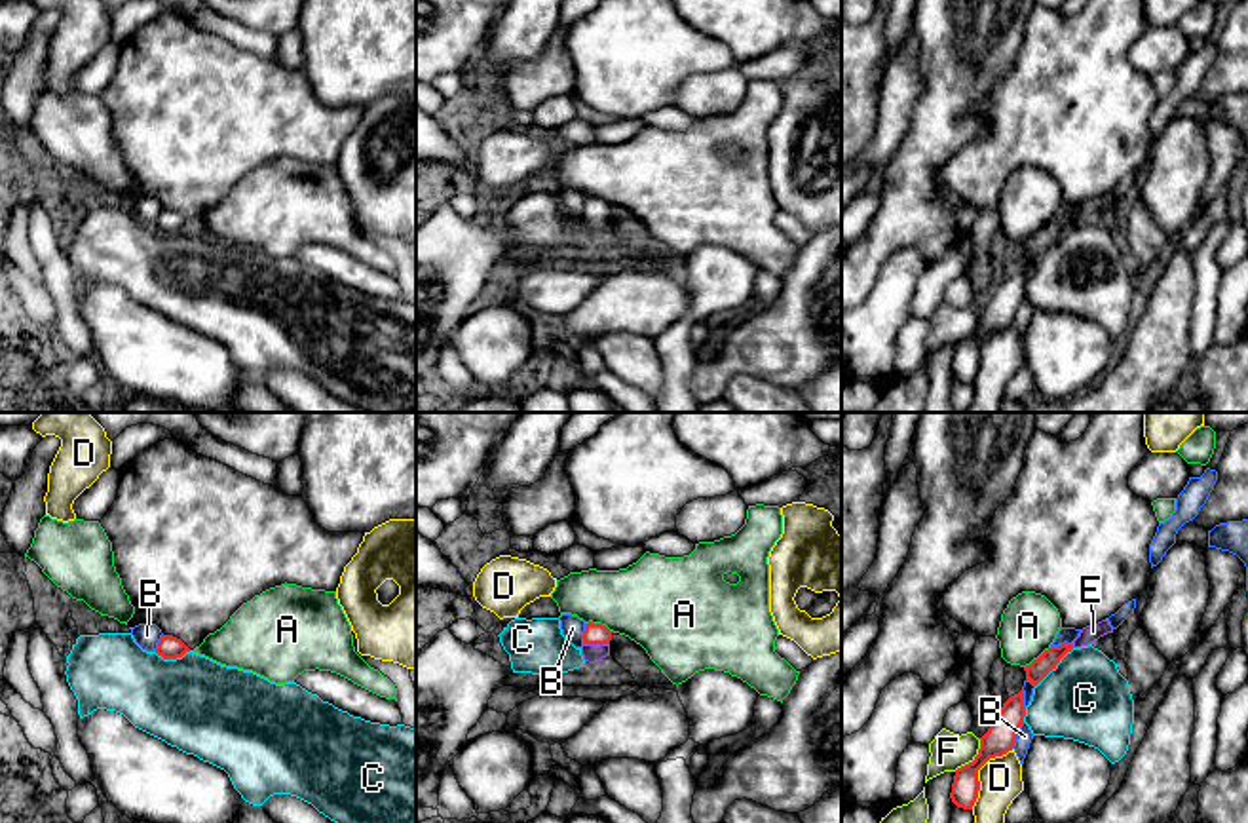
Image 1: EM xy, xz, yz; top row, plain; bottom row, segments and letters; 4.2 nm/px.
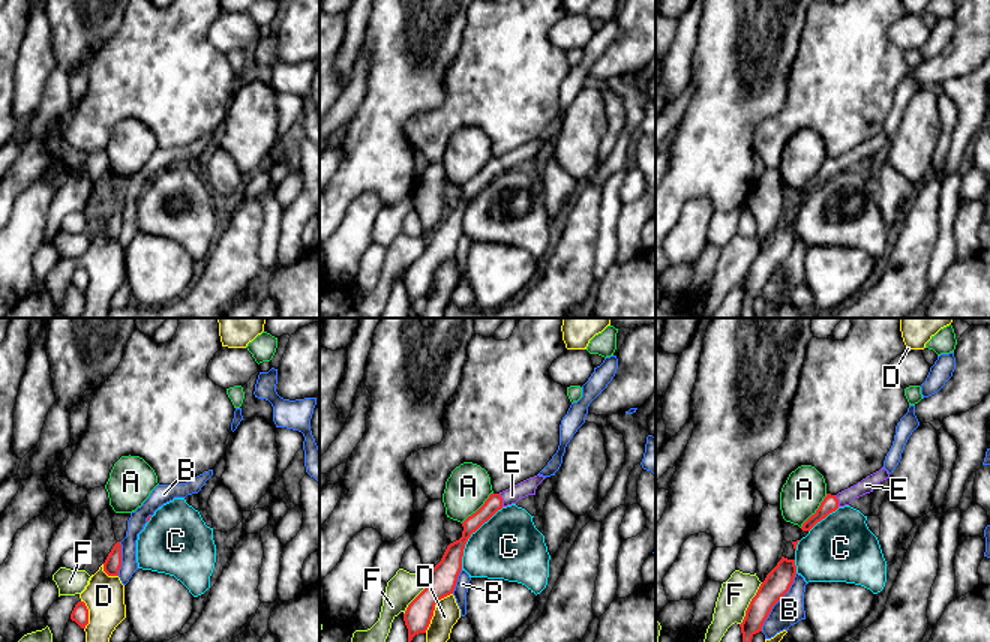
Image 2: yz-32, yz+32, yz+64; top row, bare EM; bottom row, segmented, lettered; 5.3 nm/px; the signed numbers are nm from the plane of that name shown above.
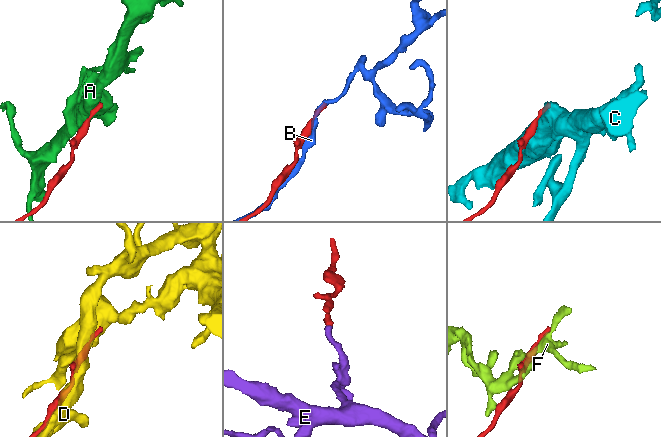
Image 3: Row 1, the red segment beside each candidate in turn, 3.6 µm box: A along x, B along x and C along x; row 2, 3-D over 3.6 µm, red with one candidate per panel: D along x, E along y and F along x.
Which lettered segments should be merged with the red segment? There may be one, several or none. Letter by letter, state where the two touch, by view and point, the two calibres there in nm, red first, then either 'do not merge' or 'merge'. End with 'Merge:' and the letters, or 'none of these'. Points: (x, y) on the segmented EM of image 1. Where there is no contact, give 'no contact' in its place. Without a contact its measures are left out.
A: xz (601, 624) | 100/380 nm | do not merge
B: yz (1015, 736) | 130/70 nm | do not merge
C: yz (1055, 668) | 90/360 nm | do not merge
D: yz (977, 772) | 130/180 nm | do not merge
E: xz (597, 643) | 100/80 nm | merge
F: yz (975, 759) | 130/160 nm | do not merge
Merge: E

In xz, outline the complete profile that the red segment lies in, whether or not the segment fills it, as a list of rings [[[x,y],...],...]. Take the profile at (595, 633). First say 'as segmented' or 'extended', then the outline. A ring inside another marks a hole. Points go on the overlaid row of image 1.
extended; [[[585,623],[583,631],[583,646],[581,646],[581,656],[589,663],[596,663],[602,658],[610,656],[610,641],[612,633],[606,625],[602,623]]]

